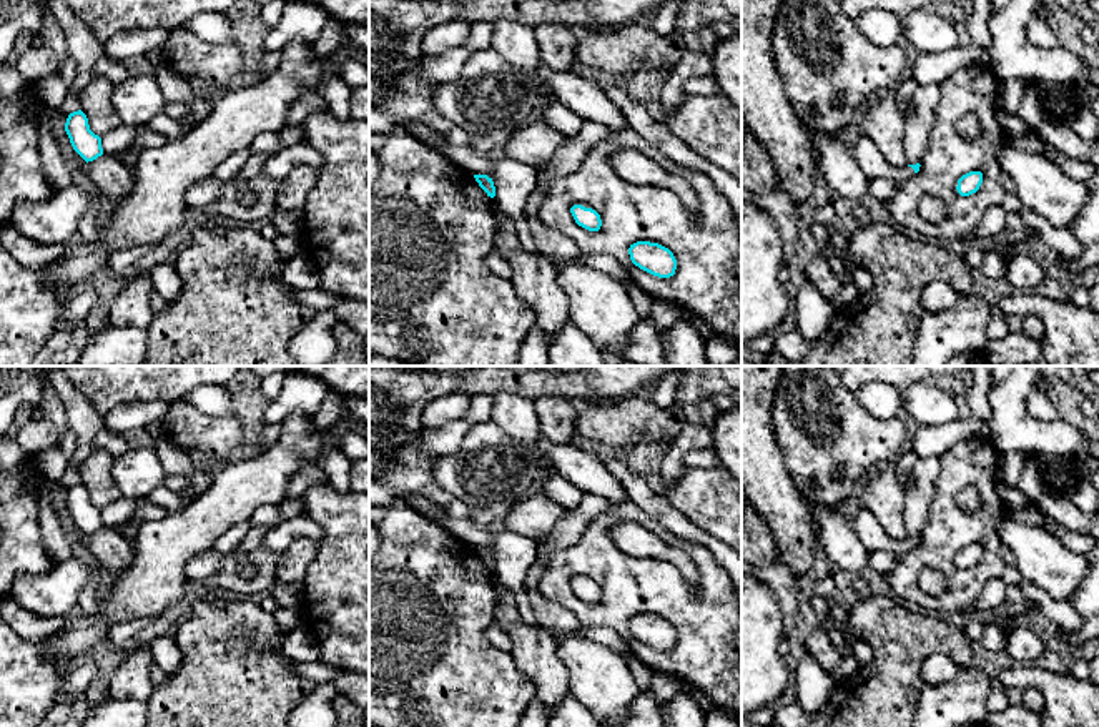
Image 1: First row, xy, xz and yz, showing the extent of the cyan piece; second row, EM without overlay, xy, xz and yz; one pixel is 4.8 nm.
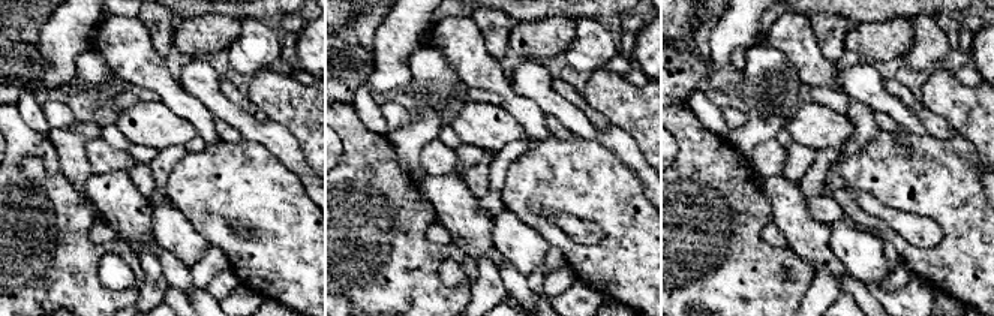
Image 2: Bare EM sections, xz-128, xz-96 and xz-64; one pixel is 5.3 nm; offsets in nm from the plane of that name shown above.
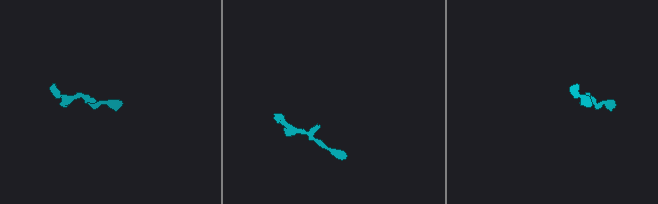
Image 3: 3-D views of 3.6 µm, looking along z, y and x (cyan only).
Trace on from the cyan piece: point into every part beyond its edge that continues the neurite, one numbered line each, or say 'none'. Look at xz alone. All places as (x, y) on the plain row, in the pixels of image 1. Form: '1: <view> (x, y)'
none

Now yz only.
1: yz (870, 531)

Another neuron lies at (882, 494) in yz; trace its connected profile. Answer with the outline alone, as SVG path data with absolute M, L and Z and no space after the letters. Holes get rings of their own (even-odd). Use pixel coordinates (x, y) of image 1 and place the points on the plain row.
M893 466L876 469L858 492L861 507L868 509L883 529L898 541L908 537L904 497L904 489L899 486Z

